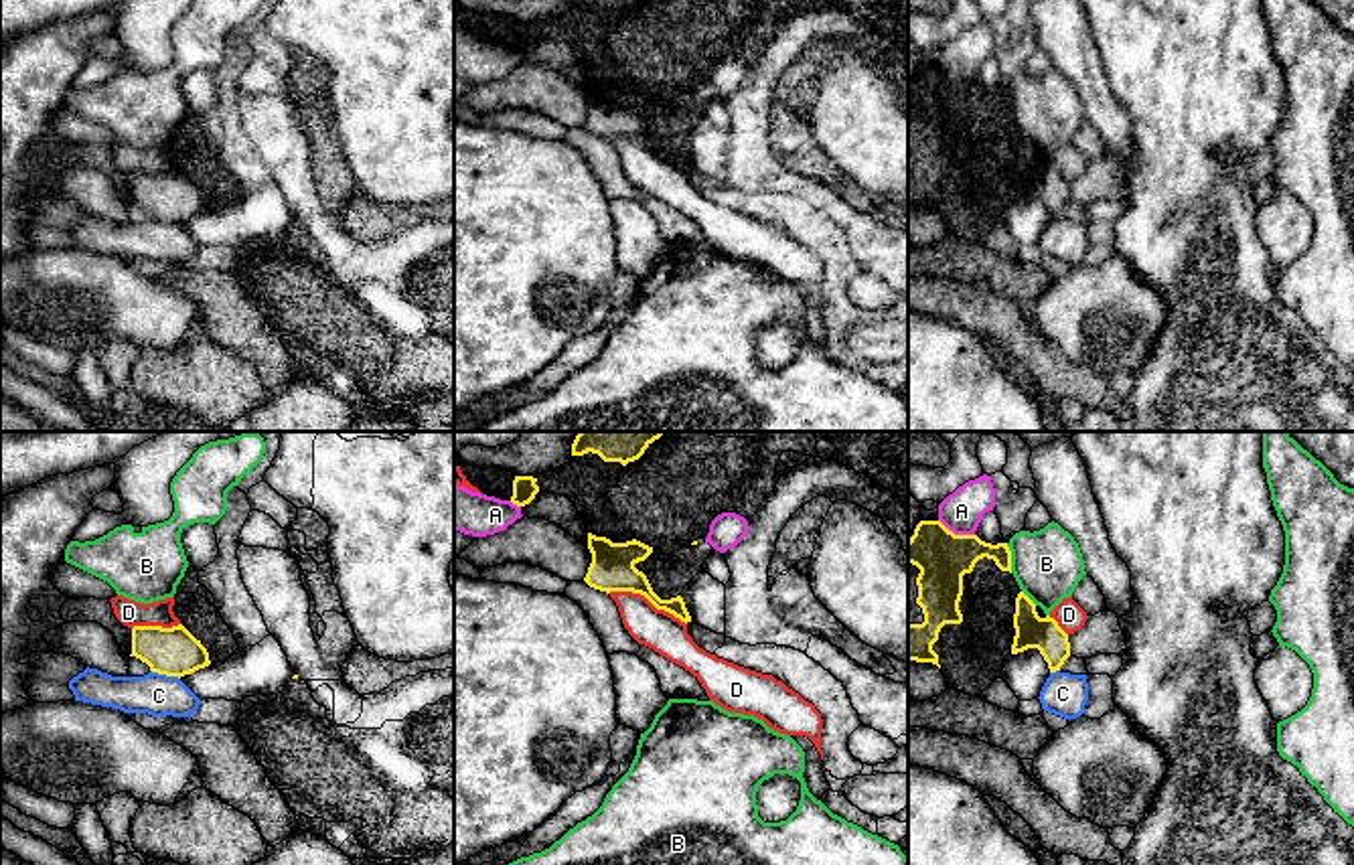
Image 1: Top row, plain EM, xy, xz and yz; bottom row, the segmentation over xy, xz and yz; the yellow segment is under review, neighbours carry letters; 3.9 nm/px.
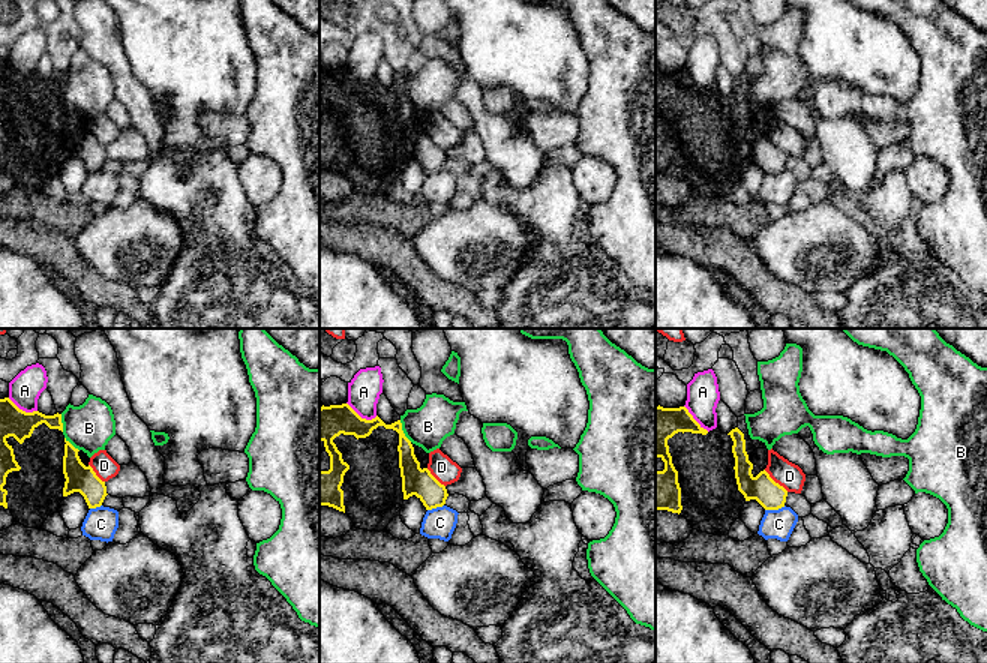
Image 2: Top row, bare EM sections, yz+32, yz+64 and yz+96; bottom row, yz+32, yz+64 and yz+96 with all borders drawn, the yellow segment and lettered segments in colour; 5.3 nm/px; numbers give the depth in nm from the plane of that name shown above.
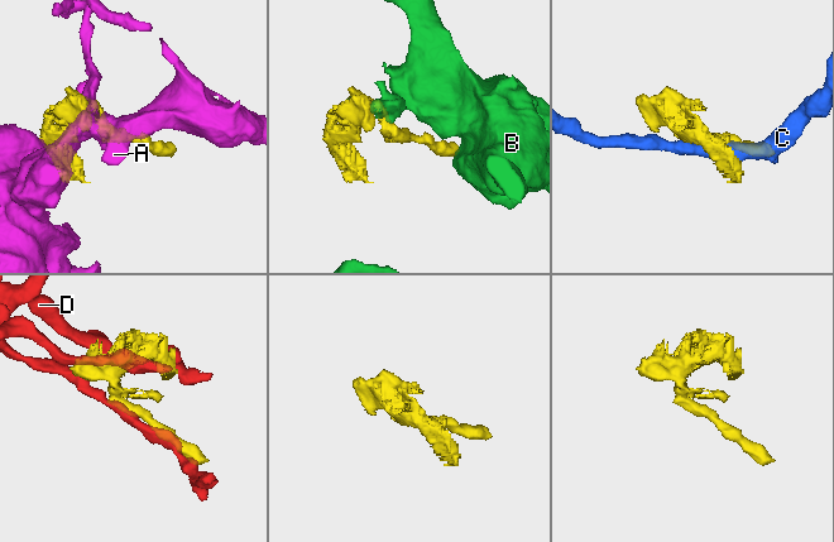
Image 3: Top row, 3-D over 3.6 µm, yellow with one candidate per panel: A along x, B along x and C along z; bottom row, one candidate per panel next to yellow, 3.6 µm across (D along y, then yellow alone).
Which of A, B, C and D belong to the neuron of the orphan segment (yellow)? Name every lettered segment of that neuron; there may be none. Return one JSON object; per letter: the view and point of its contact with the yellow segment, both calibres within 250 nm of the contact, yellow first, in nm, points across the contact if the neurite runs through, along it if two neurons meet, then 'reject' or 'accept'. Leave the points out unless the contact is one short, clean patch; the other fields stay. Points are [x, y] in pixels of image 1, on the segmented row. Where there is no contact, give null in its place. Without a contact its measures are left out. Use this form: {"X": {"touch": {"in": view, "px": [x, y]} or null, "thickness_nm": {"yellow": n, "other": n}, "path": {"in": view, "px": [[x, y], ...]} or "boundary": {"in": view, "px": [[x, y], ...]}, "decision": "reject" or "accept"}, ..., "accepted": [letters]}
{"A": {"touch": {"in": "yz", "px": [957, 535]}, "thickness_nm": {"yellow": 220, "other": 160}, "decision": "reject"}, "B": {"touch": {"in": "yz", "px": [1010, 558]}, "thickness_nm": {"yellow": 190, "other": 280}, "decision": "reject"}, "C": {"touch": {"in": "xy", "px": [165, 673]}, "thickness_nm": {"yellow": 190, "other": 170}, "decision": "reject"}, "D": {"touch": {"in": "xz", "px": [647, 598]}, "thickness_nm": {"yellow": 180, "other": 160}, "decision": "accept"}, "accepted": ["D"]}

